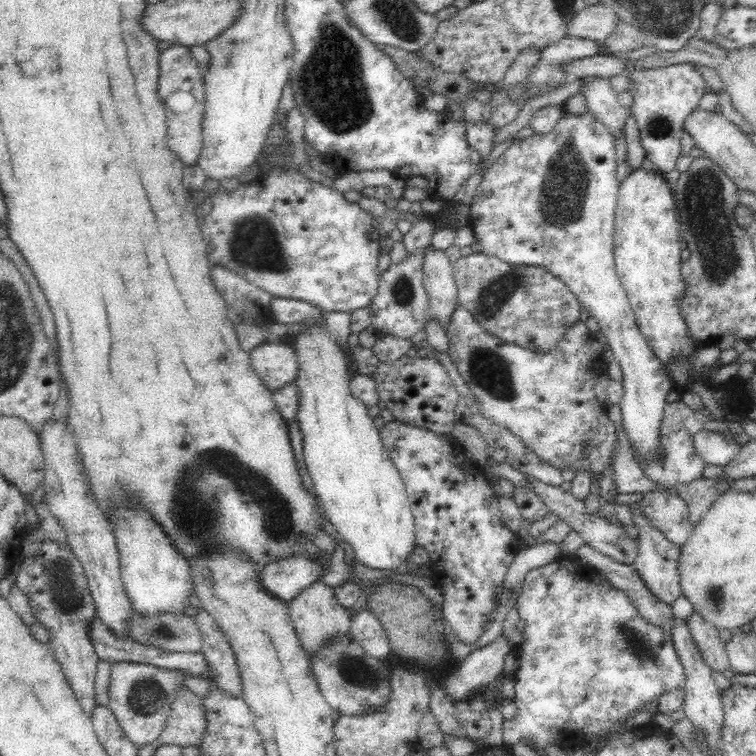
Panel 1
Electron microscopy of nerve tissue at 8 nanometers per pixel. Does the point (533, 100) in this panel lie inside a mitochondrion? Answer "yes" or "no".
no

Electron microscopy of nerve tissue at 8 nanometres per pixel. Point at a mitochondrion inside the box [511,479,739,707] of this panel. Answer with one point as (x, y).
(639, 646)

